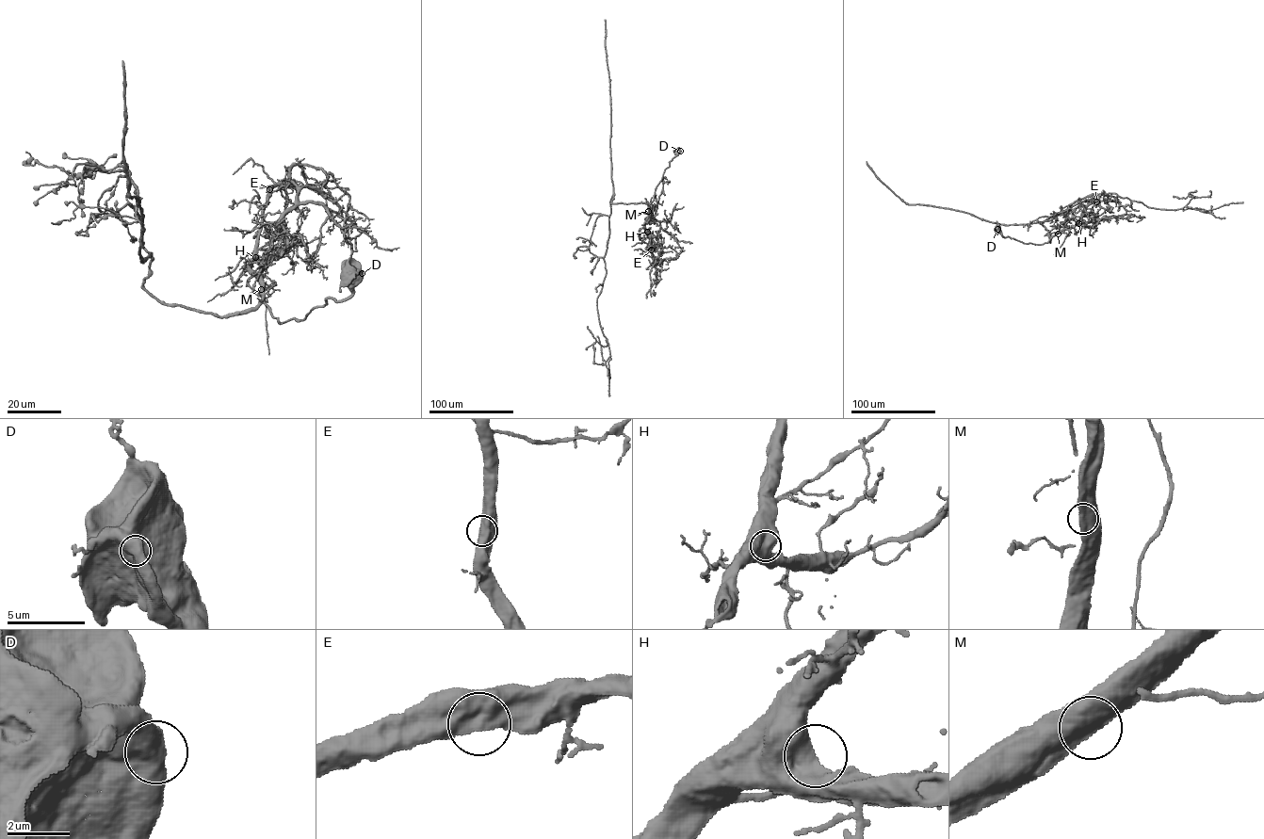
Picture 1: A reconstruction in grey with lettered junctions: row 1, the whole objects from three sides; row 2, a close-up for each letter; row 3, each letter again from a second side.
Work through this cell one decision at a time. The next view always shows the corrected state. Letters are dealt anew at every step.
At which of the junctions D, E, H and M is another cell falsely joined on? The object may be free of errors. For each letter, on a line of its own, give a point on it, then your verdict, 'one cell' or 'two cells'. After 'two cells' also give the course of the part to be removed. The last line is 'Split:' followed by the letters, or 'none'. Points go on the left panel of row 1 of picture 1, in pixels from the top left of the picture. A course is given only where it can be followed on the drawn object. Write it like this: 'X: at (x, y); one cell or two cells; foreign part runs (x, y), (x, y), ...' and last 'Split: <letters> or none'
D: at (362, 273); one cell
E: at (269, 189); one cell
H: at (255, 257); one cell
M: at (261, 289); one cell
Split: none

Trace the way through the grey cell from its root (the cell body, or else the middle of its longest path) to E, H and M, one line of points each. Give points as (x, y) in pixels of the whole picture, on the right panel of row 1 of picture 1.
E: (998, 229), (1004, 237), (1024, 243), (1047, 243), (1061, 231), (1073, 227), (1084, 209), (1096, 201)
H: (998, 229), (1004, 237), (1041, 244), (1078, 223)
M: (998, 229), (1004, 237), (1034, 244), (1047, 243), (1058, 233)

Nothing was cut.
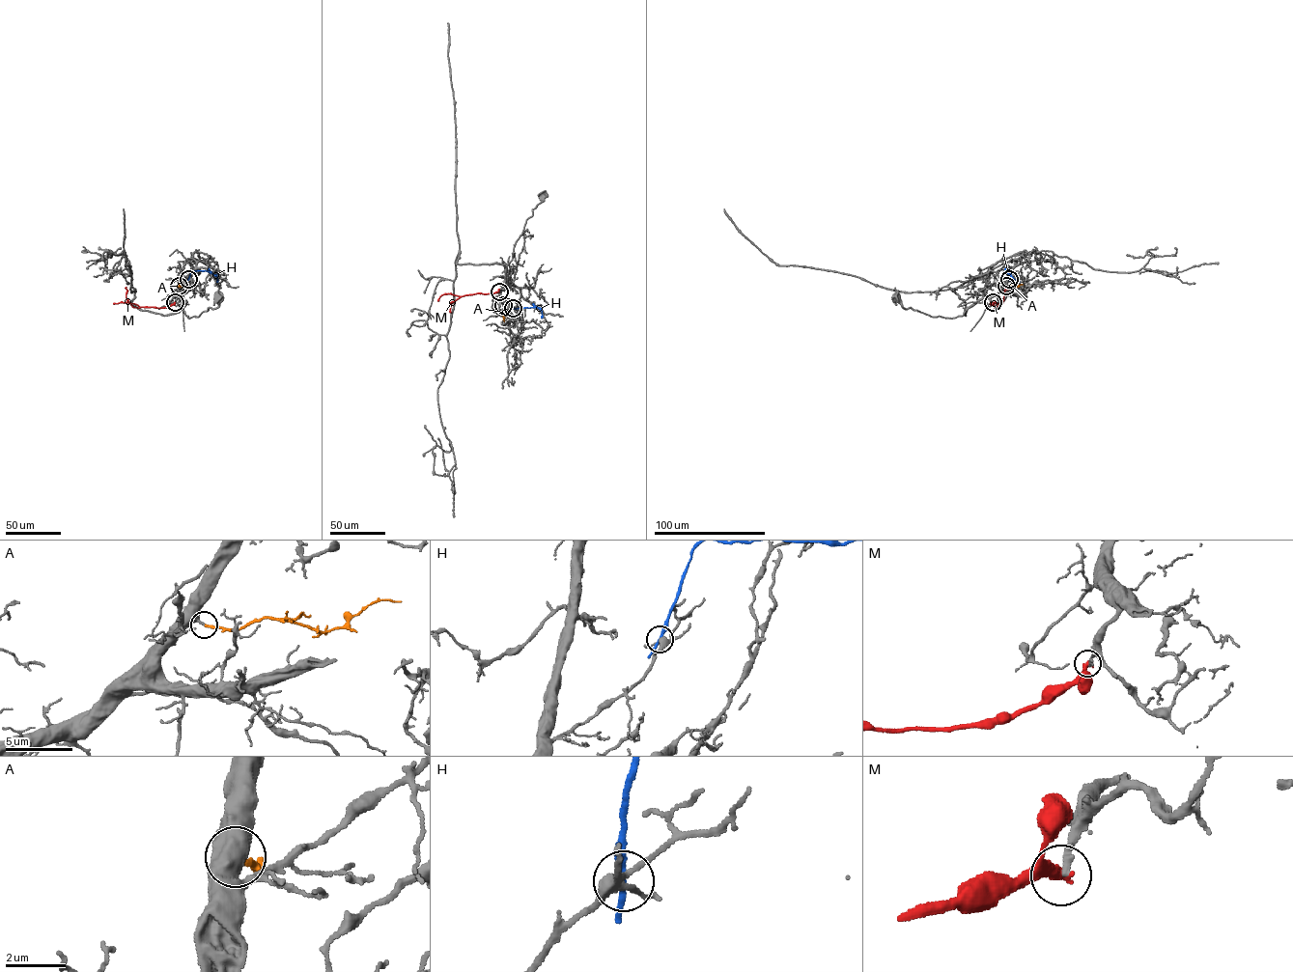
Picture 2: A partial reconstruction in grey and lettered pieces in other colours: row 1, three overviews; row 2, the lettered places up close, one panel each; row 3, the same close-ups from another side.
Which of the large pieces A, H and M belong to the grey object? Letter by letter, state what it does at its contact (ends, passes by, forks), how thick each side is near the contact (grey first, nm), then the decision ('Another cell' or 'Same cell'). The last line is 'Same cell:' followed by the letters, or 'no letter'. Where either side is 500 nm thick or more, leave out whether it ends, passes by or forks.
A: It ends there. Thickness 300 nm (grey) against 200 nm. Same cell
H: It passes by. Thickness 320 nm (grey) against 200 nm. Another cell
M: It ends there. Thickness 280 nm (grey) against 380 nm. Another cell
Same cell: A

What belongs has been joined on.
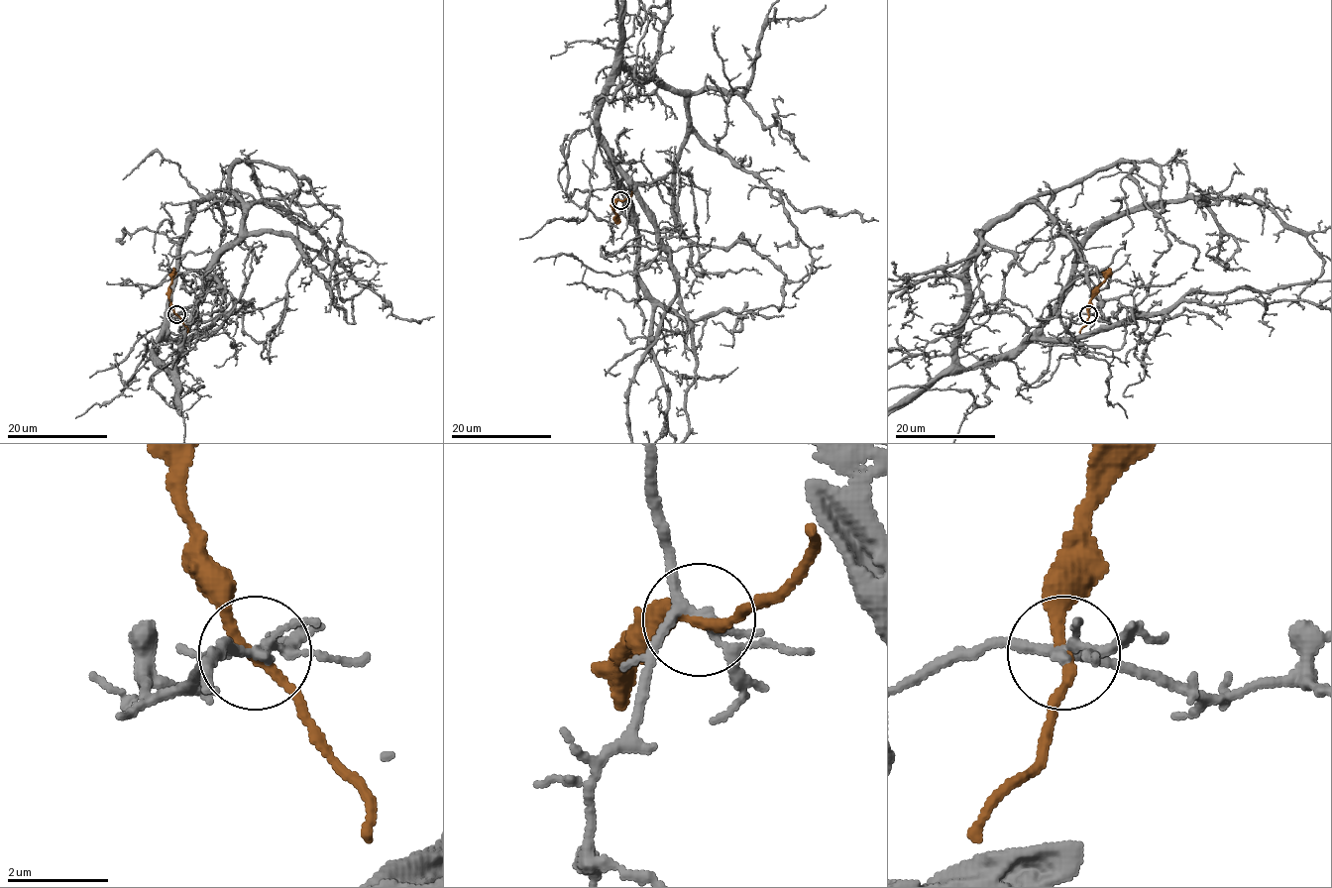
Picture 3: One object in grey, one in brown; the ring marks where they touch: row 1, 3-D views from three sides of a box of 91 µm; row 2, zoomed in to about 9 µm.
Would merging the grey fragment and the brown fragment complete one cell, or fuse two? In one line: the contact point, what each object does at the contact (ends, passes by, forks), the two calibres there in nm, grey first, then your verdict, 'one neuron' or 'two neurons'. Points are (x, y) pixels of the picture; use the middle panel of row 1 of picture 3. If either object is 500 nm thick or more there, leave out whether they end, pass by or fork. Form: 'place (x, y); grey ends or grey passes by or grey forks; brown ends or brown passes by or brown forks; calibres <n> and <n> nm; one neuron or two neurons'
place (620, 200); grey forks; brown passes by; calibres 180 and 200 nm; two neurons

